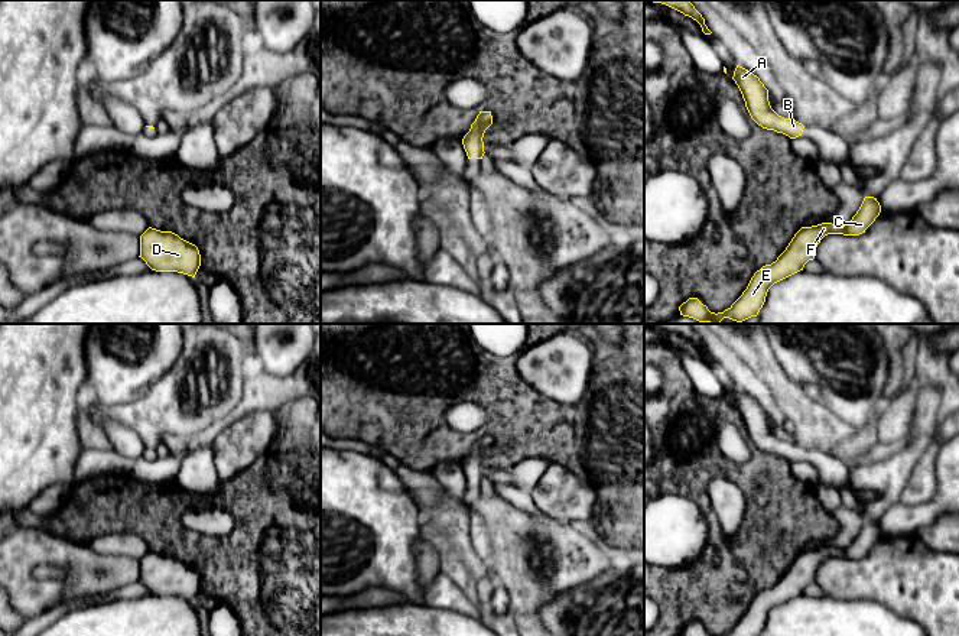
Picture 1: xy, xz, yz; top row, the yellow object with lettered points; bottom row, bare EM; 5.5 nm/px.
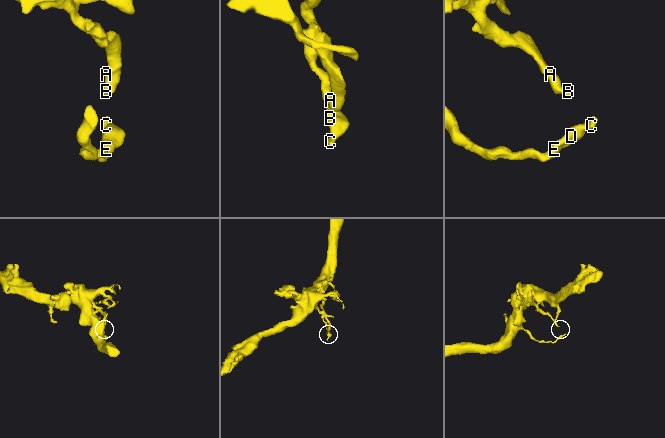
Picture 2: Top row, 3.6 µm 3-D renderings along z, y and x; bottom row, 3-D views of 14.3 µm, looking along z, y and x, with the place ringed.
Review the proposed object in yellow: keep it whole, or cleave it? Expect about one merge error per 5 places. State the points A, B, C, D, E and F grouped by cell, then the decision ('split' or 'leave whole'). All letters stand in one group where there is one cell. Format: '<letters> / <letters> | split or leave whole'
A B C D E F | leave whole

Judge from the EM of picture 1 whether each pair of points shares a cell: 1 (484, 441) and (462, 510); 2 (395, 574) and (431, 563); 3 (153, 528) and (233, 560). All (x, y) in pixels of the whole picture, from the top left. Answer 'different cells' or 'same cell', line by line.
1: same cell
2: different cells
3: same cell

